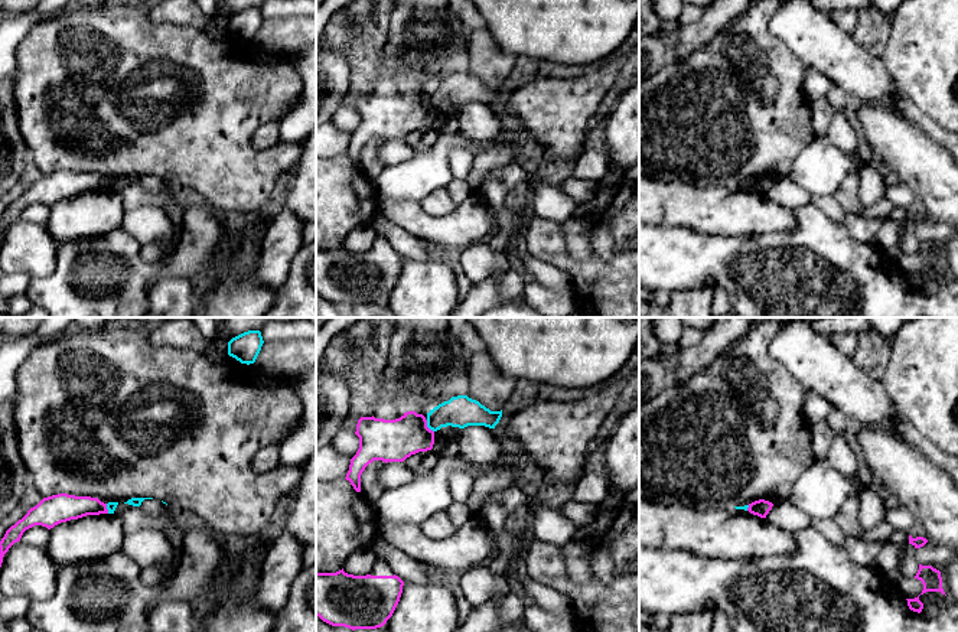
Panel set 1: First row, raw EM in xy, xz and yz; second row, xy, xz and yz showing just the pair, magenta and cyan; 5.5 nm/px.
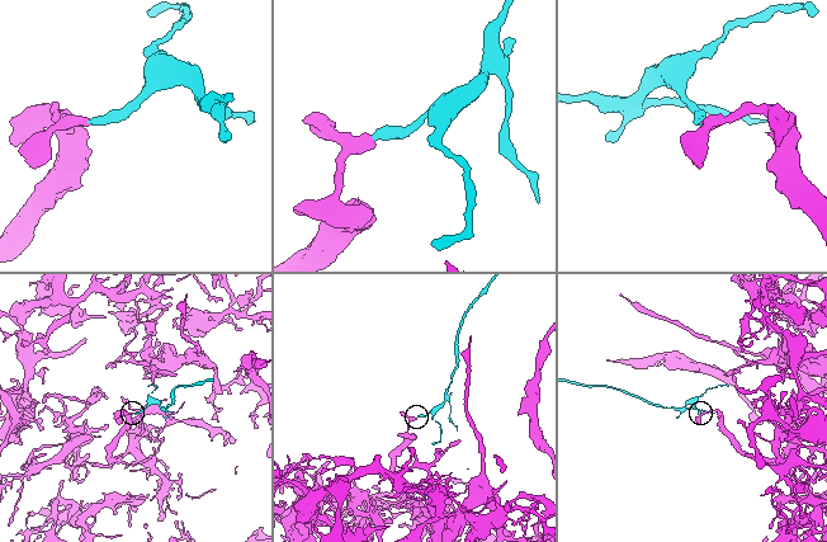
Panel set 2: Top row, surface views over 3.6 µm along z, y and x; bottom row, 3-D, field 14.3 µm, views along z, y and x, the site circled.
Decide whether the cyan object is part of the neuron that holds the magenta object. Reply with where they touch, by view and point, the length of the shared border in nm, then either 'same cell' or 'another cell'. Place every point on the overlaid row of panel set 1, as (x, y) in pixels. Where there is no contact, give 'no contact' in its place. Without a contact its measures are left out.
contact xz (426, 426); length 80 nm; another cell

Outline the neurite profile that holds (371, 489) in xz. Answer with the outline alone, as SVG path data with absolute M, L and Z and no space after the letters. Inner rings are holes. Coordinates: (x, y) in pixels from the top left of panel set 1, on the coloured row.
M374 460L369 463L361 475L361 493L374 505L382 495L384 489L381 488L377 473L385 465L382 460Z

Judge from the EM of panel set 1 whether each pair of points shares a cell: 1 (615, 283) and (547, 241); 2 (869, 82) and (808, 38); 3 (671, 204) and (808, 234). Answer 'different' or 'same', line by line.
1: same
2: same
3: different

